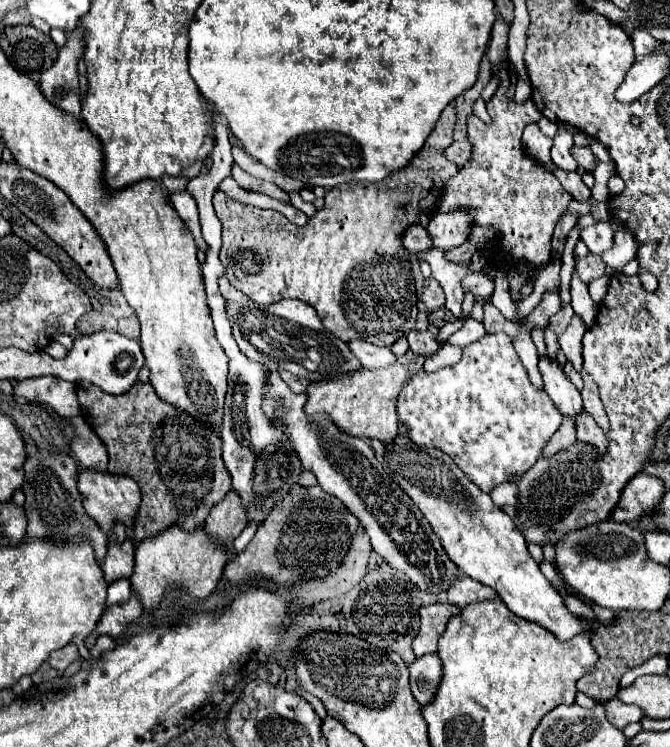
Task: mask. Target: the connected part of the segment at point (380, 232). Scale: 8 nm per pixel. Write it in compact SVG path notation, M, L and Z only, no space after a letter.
M449 104L441 112L441 120L429 134L423 148L405 168L393 172L379 184L351 182L331 188L325 195L325 208L317 210L317 214L301 228L275 210L253 208L231 200L223 192L215 192L213 206L223 224L223 246L219 258L229 282L237 290L245 292L255 304L273 304L283 298L297 298L311 304L323 326L343 342L361 338L377 346L393 346L401 336L407 336L407 332L415 328L417 316L417 294L413 274L409 270L409 252L403 248L399 236L409 224L417 222L421 212L433 212L431 208L439 198L443 180L457 172L457 166L443 158L443 148L453 142L453 126L455 106Z

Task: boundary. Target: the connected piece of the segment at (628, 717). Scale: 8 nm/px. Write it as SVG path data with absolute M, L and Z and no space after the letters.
M611 698L611 700L603 702L603 708L607 712L607 720L611 720L611 724L615 724L615 728L619 728L619 730L623 730L627 724L639 722L643 718L643 710L639 710L637 706L623 704L619 698Z

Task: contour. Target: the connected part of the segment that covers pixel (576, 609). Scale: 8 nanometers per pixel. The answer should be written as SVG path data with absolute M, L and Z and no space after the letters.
M555 587L557 592L562 596L567 609L576 616L583 616L588 620L595 621L595 615L590 607L588 607L581 600L561 592L559 588Z

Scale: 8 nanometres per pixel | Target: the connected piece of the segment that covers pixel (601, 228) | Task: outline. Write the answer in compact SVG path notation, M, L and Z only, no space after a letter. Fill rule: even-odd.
M609 222L585 228L581 232L581 238L593 254L603 254L613 248L613 230L611 230Z

